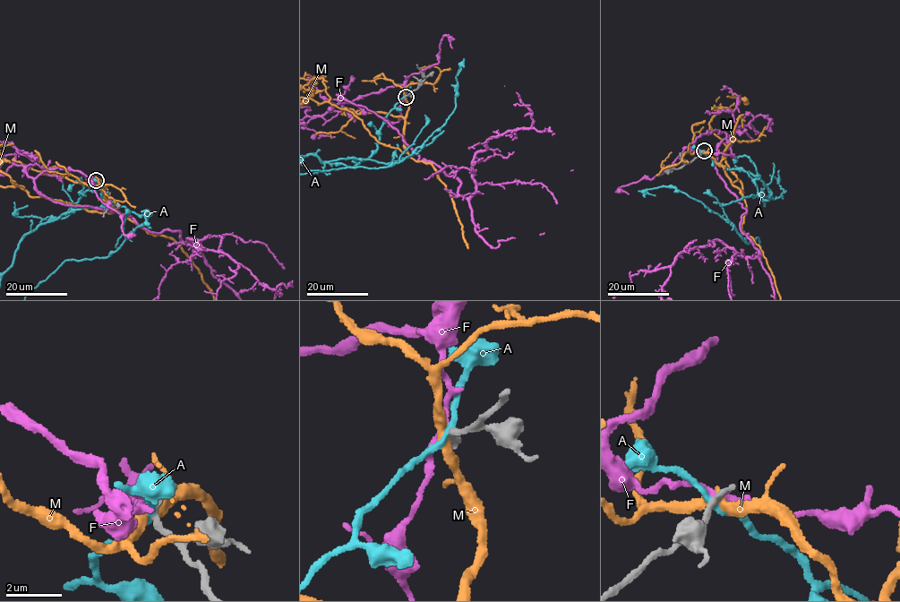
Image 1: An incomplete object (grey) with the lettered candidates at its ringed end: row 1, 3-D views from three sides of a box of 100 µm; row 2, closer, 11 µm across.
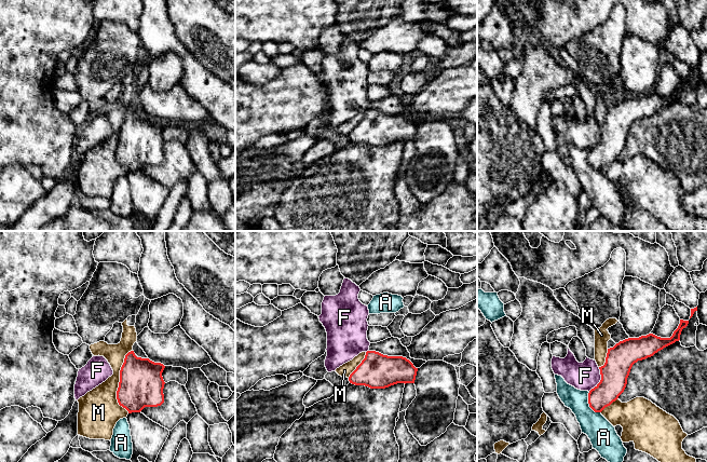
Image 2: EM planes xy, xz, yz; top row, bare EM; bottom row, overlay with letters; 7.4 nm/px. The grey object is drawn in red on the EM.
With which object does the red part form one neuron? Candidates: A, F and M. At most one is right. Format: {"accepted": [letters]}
{"accepted": []}

